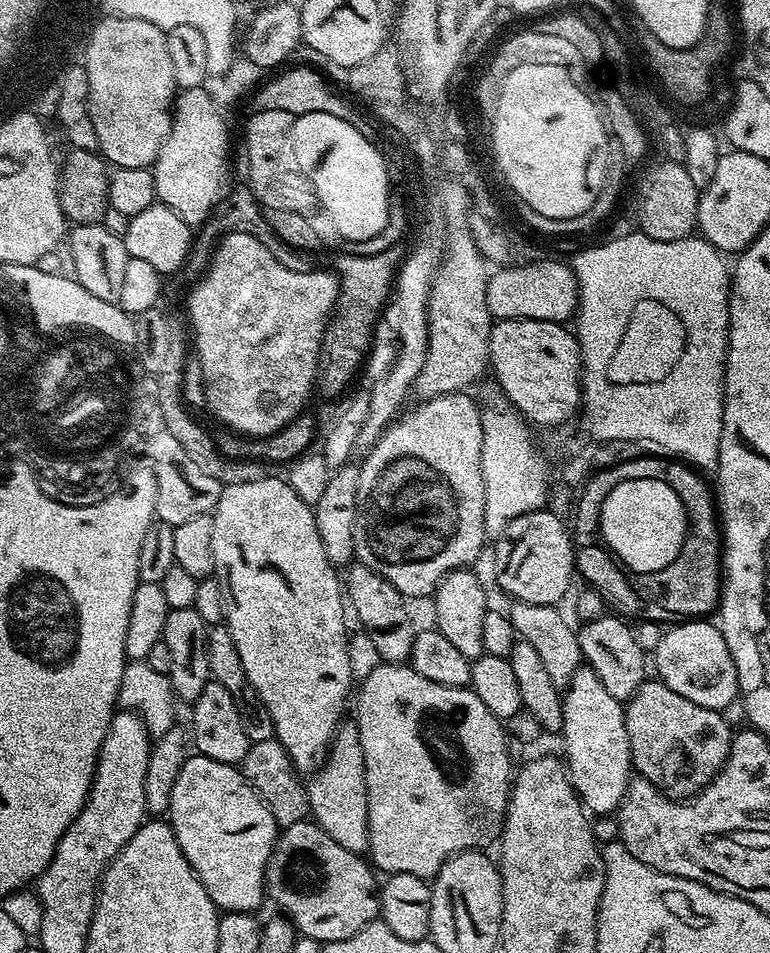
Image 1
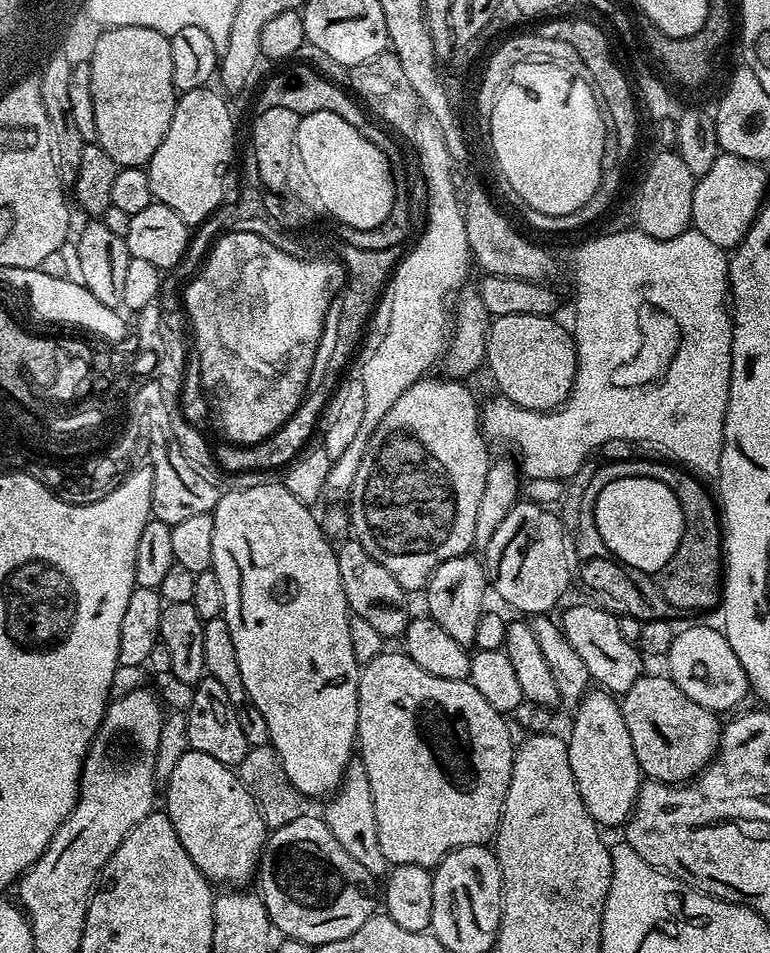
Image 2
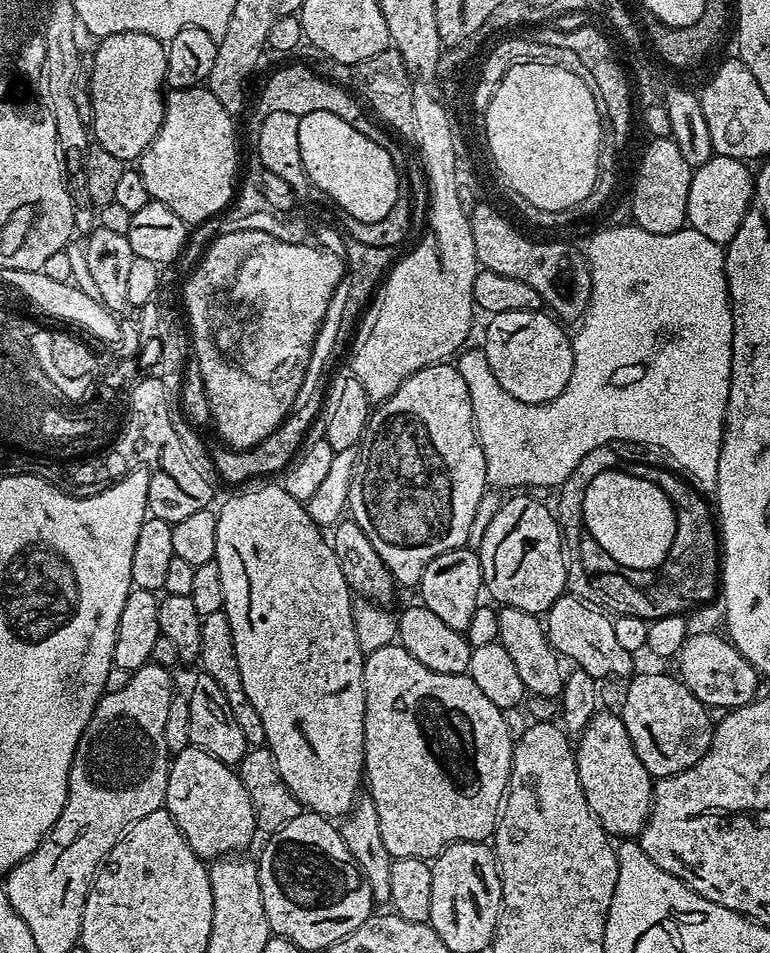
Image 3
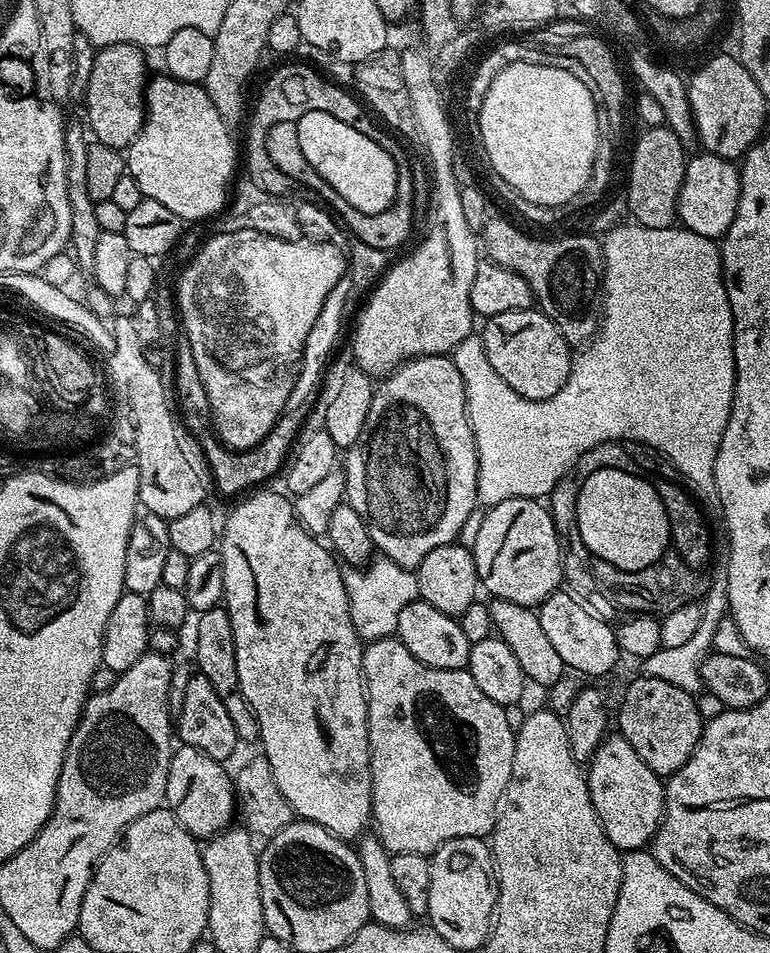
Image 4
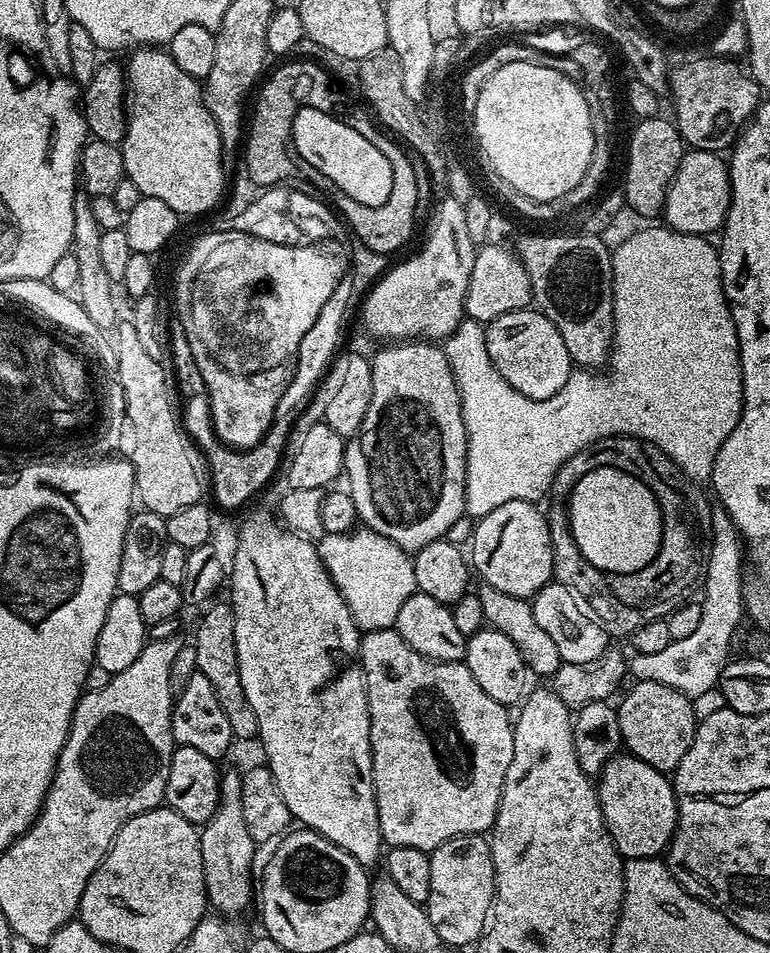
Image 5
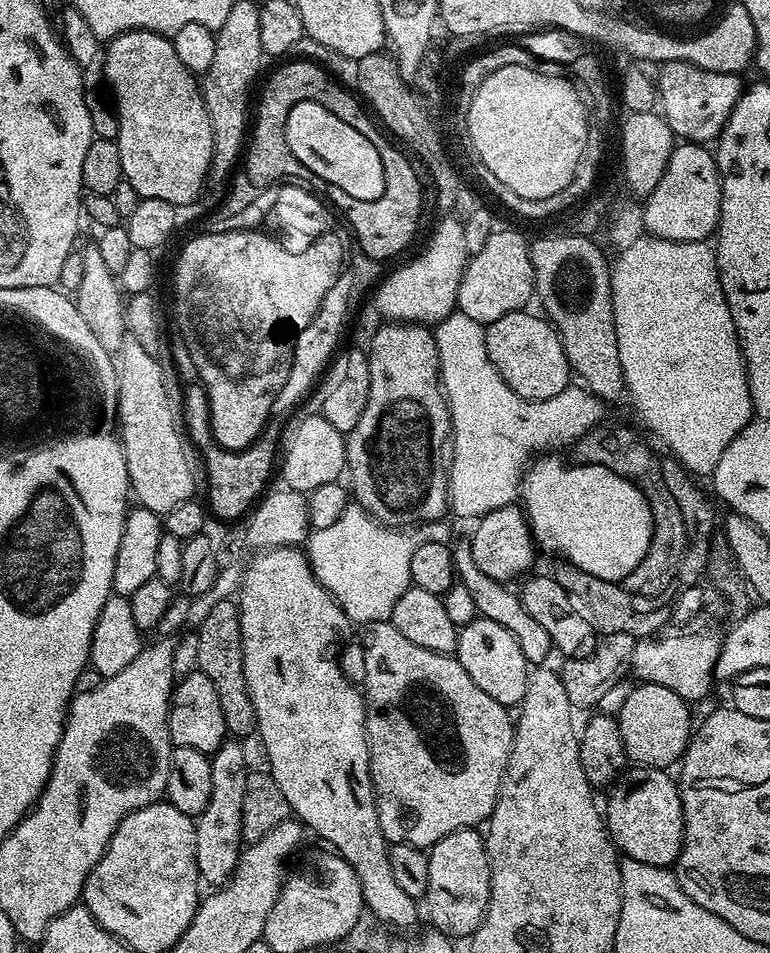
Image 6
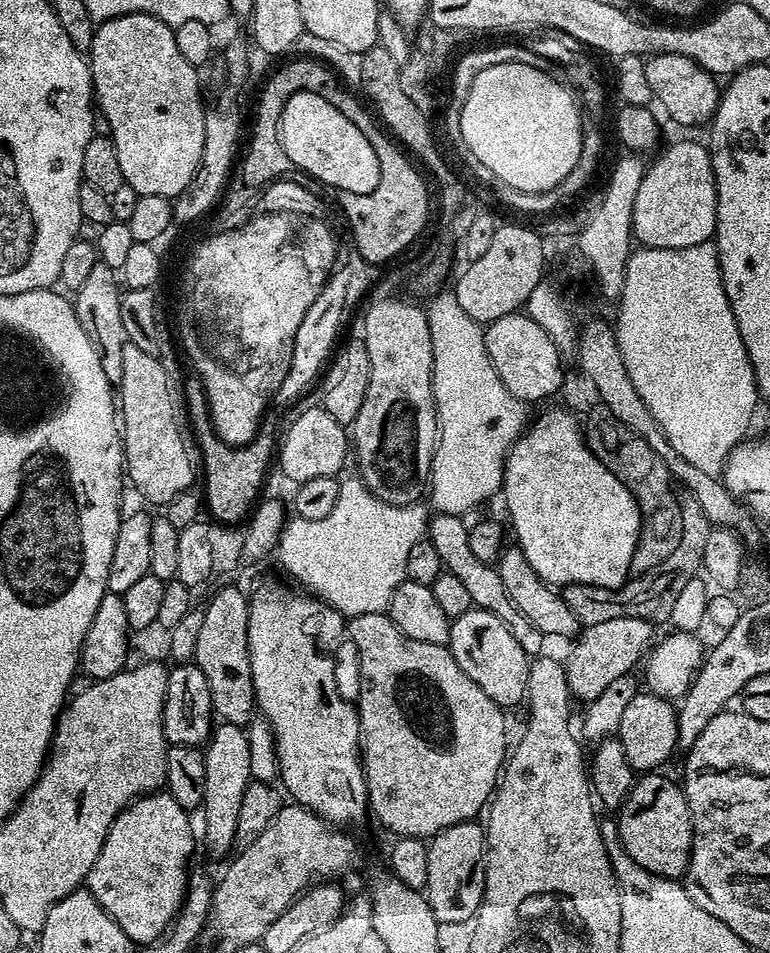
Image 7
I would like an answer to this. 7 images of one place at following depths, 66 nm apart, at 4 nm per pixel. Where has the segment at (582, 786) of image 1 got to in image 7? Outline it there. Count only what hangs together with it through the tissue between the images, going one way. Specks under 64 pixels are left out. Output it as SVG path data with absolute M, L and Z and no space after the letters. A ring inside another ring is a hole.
M644 774L633 783L618 810L618 831L620 841L638 862L650 874L664 876L667 880L679 881L688 870L692 853L692 815L690 806L684 797L683 787L660 774Z

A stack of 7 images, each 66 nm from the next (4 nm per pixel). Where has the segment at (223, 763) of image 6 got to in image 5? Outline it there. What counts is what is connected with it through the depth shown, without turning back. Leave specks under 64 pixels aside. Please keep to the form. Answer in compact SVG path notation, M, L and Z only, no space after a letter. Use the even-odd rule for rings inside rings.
M221 771L220 801L214 814L199 829L202 850L204 885L208 891L208 903L217 913L235 917L235 912L244 912L254 904L254 876L252 859L258 852L250 830L246 830L246 817L242 814L242 775L239 771Z

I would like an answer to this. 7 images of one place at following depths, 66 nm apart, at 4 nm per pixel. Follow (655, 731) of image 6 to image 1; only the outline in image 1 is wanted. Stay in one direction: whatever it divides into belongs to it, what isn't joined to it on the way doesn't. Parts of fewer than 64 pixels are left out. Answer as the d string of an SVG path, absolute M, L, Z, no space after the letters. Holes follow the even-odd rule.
M658 678L645 679L640 689L632 695L632 699L627 701L624 710L633 769L673 800L687 800L688 797L696 795L720 773L728 757L734 732L733 729L728 729L724 716L723 711L698 706L698 702L682 698L682 694L674 694L674 690L670 690L670 686L666 686Z

